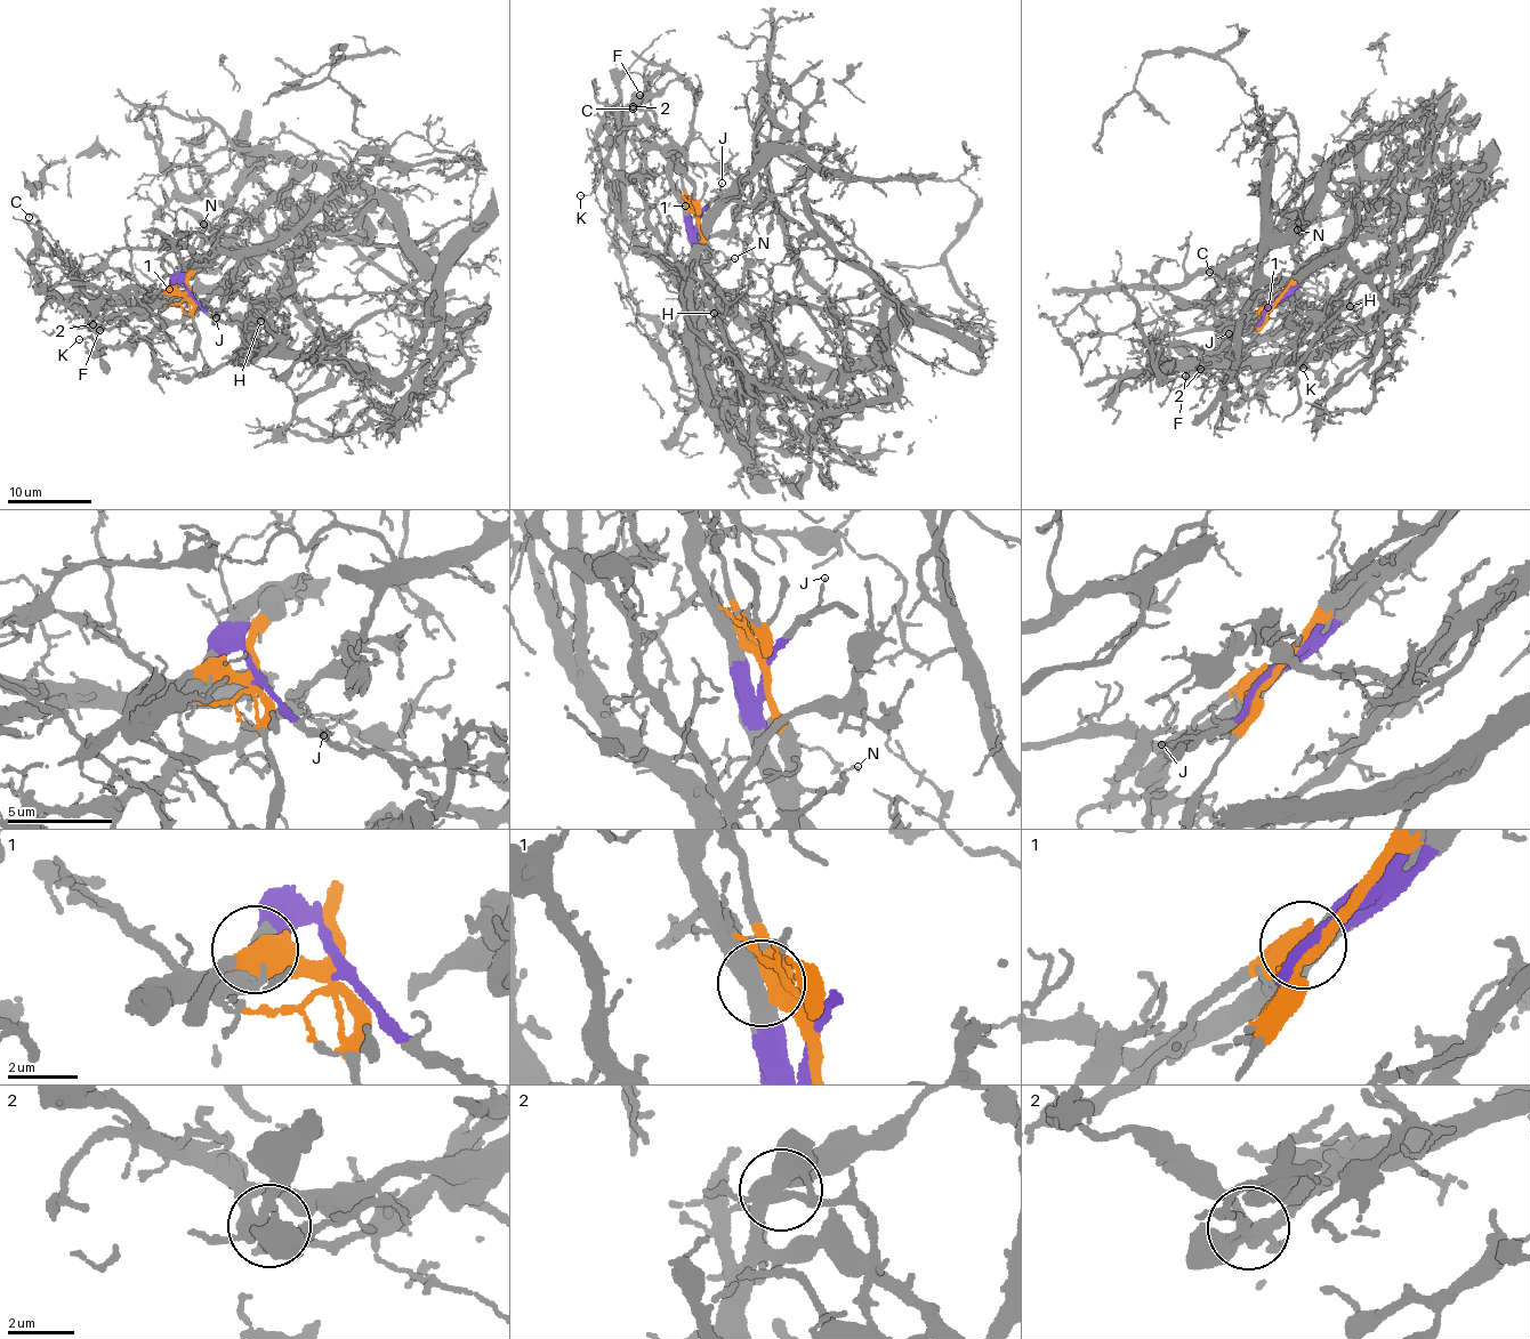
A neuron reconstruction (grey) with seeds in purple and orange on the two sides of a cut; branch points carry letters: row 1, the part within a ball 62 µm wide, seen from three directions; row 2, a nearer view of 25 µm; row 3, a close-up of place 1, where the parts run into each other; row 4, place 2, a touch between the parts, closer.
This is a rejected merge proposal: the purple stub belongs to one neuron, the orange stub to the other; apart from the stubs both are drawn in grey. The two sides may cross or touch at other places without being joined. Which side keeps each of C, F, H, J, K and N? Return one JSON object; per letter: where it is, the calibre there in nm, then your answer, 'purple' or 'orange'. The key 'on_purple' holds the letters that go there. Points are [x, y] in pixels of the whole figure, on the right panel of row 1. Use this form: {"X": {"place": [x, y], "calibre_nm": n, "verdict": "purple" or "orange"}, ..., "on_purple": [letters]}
{"C": {"place": [1209, 272], "calibre_nm": 120, "verdict": "purple"}, "F": {"place": [1185, 376], "calibre_nm": 480, "verdict": "orange"}, "H": {"place": [1350, 306], "calibre_nm": 160, "verdict": "orange"}, "J": {"place": [1229, 333], "calibre_nm": 130, "verdict": "purple"}, "K": {"place": [1303, 368], "calibre_nm": 100, "verdict": "orange"}, "N": {"place": [1297, 230], "calibre_nm": 120, "verdict": "purple"}, "on_purple": ["C", "J", "N"]}

